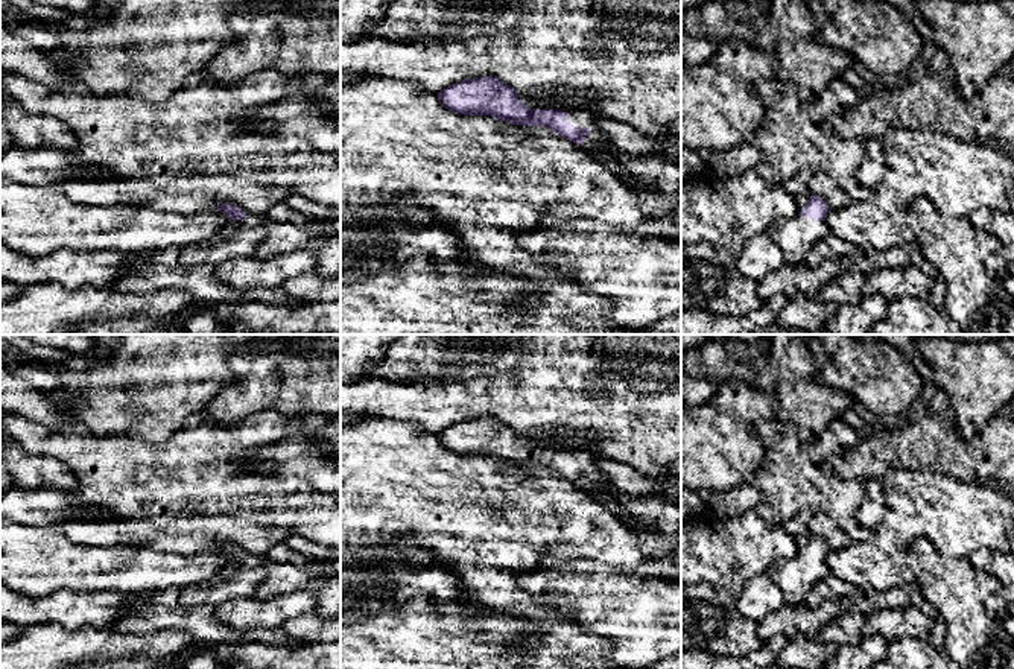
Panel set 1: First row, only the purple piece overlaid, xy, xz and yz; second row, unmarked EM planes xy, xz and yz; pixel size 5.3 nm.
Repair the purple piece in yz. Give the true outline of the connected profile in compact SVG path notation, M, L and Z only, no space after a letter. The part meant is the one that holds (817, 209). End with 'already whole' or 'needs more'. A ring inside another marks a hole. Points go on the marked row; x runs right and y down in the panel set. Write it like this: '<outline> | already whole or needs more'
M812 195L807 205L792 217L774 220L768 234L781 248L786 265L797 269L804 265L812 248L830 233L825 216L830 207Z | needs more

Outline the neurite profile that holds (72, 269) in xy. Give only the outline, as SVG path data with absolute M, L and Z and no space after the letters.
M0 243L0 280L18 286L58 283L67 290L82 286L111 289L122 269L134 258L111 249L76 251L62 248L47 257L30 257Z

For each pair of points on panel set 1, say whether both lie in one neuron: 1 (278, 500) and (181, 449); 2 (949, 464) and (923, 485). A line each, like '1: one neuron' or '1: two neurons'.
1: one neuron
2: two neurons

